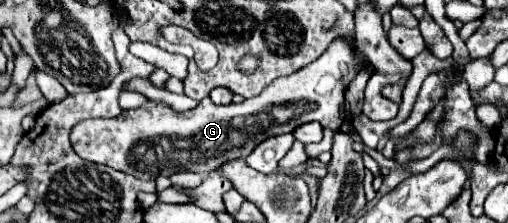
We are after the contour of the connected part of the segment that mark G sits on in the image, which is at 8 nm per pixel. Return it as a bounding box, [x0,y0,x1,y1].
[70,37,358,181]

